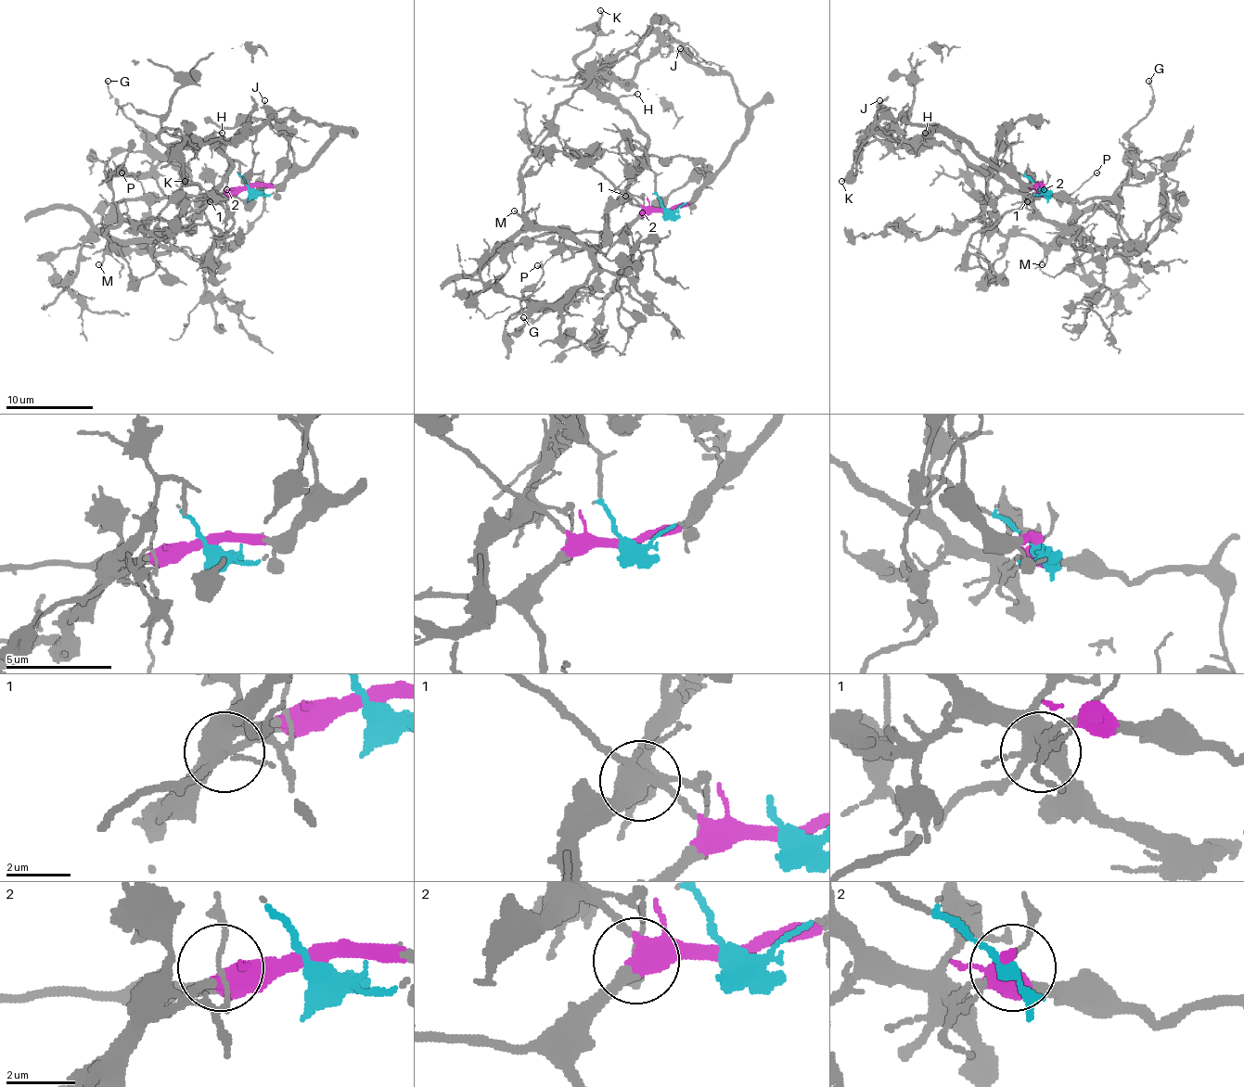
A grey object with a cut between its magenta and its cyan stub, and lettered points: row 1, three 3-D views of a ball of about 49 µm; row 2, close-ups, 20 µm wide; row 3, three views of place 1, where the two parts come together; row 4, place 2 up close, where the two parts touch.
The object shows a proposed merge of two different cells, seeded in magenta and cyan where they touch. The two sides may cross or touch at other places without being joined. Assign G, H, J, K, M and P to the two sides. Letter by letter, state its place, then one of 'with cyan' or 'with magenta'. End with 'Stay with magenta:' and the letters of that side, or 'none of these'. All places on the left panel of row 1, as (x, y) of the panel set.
G: place (108, 81); with magenta
H: place (222, 133); with cyan
J: place (264, 100); with magenta
K: place (185, 181); with cyan
M: place (98, 264); with cyan
P: place (121, 172); with magenta
Stay with magenta: G, J, P

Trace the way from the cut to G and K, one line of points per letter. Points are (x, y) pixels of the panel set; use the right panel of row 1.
G: (1041, 186), (1061, 198), (1081, 202), (1109, 198), (1128, 173), (1124, 152), (1128, 133), (1152, 107), (1147, 80)
K: (1041, 186), (1004, 160), (984, 173), (943, 144), (900, 146), (882, 128), (865, 134), (856, 173), (840, 180)

